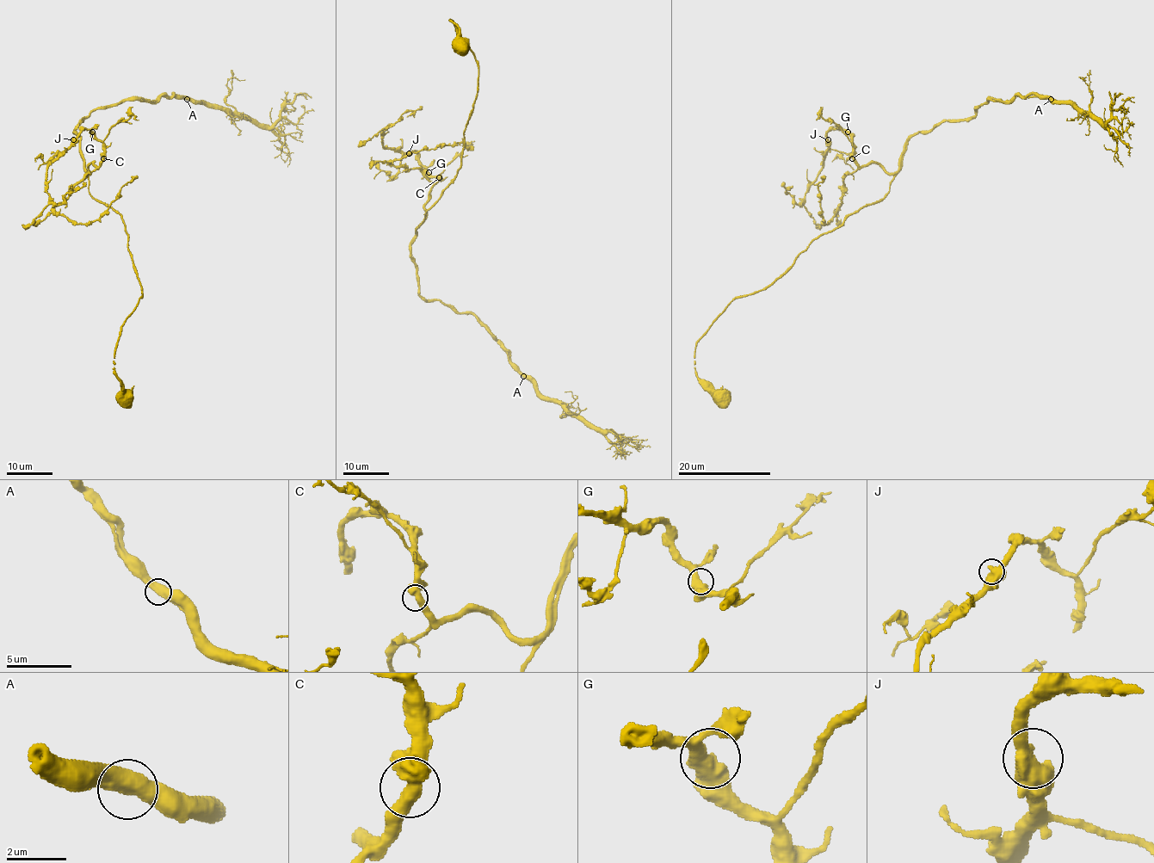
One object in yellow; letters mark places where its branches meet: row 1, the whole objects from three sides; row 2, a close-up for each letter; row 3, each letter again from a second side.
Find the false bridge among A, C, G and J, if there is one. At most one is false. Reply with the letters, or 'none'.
none

